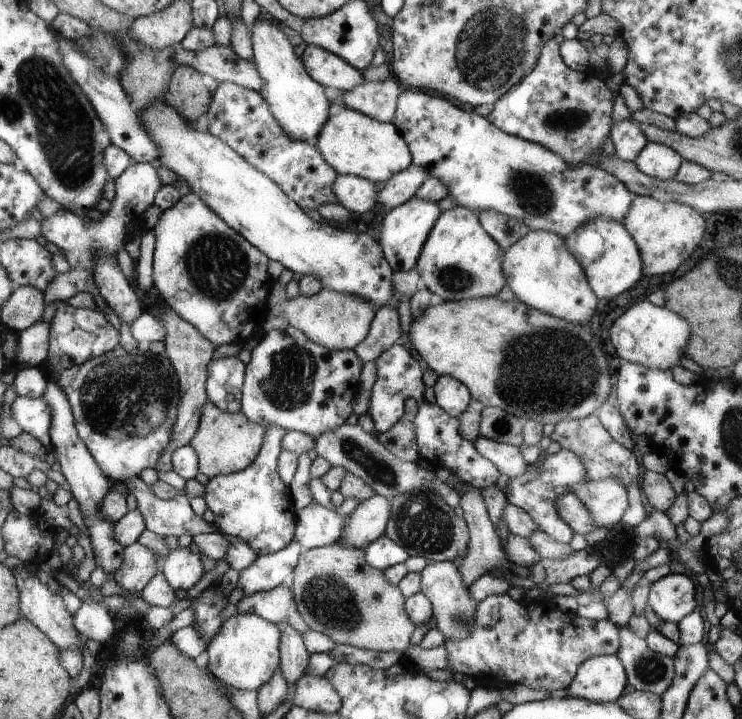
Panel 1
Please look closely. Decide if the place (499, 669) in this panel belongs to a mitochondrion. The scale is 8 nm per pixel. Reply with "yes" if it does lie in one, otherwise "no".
no

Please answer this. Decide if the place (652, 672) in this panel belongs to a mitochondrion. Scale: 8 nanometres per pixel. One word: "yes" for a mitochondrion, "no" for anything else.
yes

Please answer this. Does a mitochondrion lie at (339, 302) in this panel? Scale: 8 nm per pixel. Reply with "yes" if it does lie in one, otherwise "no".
no

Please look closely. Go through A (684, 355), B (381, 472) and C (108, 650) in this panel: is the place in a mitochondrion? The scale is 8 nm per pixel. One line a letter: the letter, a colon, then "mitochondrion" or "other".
A: other
B: mitochondrion
C: other

